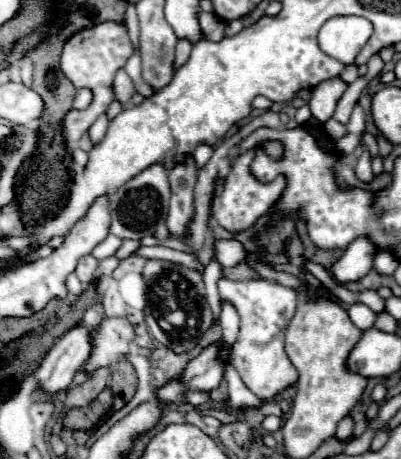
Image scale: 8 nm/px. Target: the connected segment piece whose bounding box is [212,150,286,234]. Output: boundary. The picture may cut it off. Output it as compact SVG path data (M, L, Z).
M250 150L244 152L244 154L240 154L234 160L228 176L224 178L222 190L218 192L218 200L216 200L216 206L214 206L214 212L212 212L212 216L216 218L216 222L224 230L228 230L232 234L238 234L238 232L244 232L244 230L252 228L272 208L272 204L280 198L280 194L282 194L282 190L286 186L286 182L284 182L282 176L276 176L274 182L260 182L250 172L252 160L254 160L254 152L250 152Z

